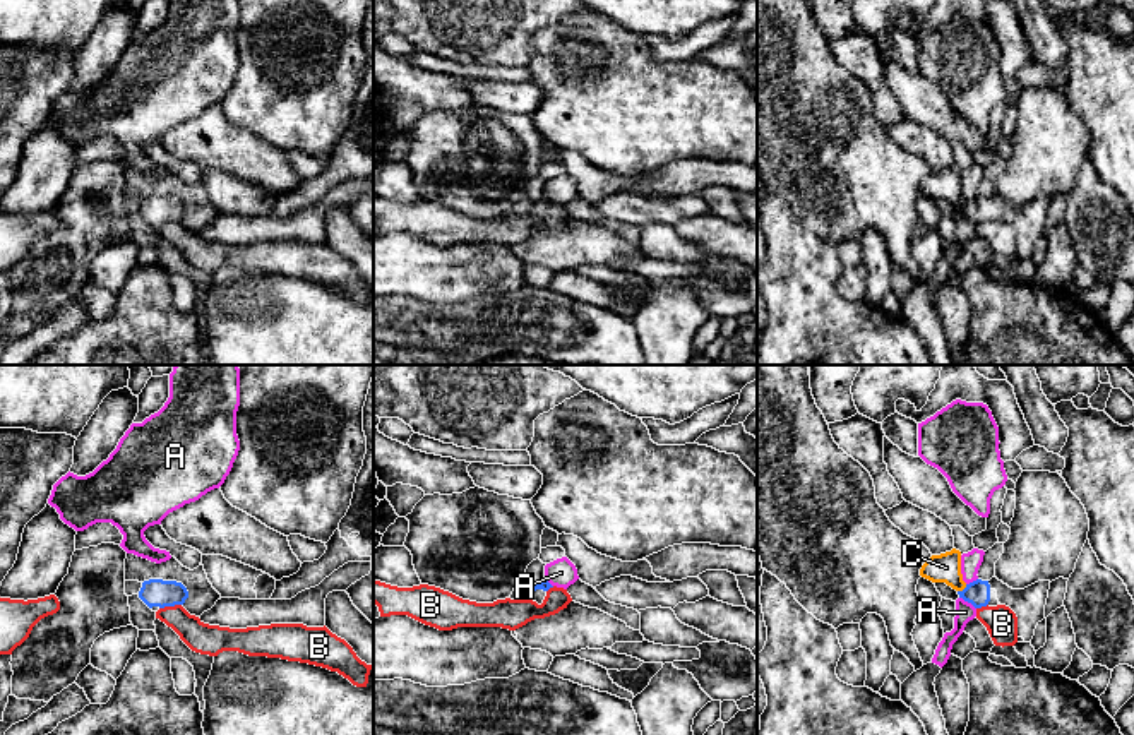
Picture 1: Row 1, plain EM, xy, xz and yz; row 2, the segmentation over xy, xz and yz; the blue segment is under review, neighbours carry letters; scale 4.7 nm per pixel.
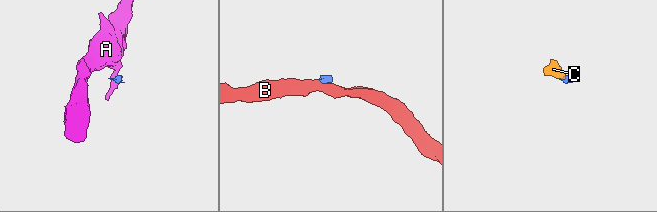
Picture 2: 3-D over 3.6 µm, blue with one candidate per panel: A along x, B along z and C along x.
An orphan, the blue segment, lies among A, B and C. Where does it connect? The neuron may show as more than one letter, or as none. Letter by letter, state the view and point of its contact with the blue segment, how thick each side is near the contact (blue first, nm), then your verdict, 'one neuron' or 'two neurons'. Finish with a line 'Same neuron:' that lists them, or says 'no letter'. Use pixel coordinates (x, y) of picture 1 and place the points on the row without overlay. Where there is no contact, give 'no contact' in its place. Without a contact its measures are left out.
A: contact yz (968, 218); calibres 120 and 90 nm; two neurons
B: contact xy (170, 221); calibres 130 and 140 nm; two neurons
C: contact yz (963, 206); calibres 120 and 140 nm; one neuron
Same neuron: C

